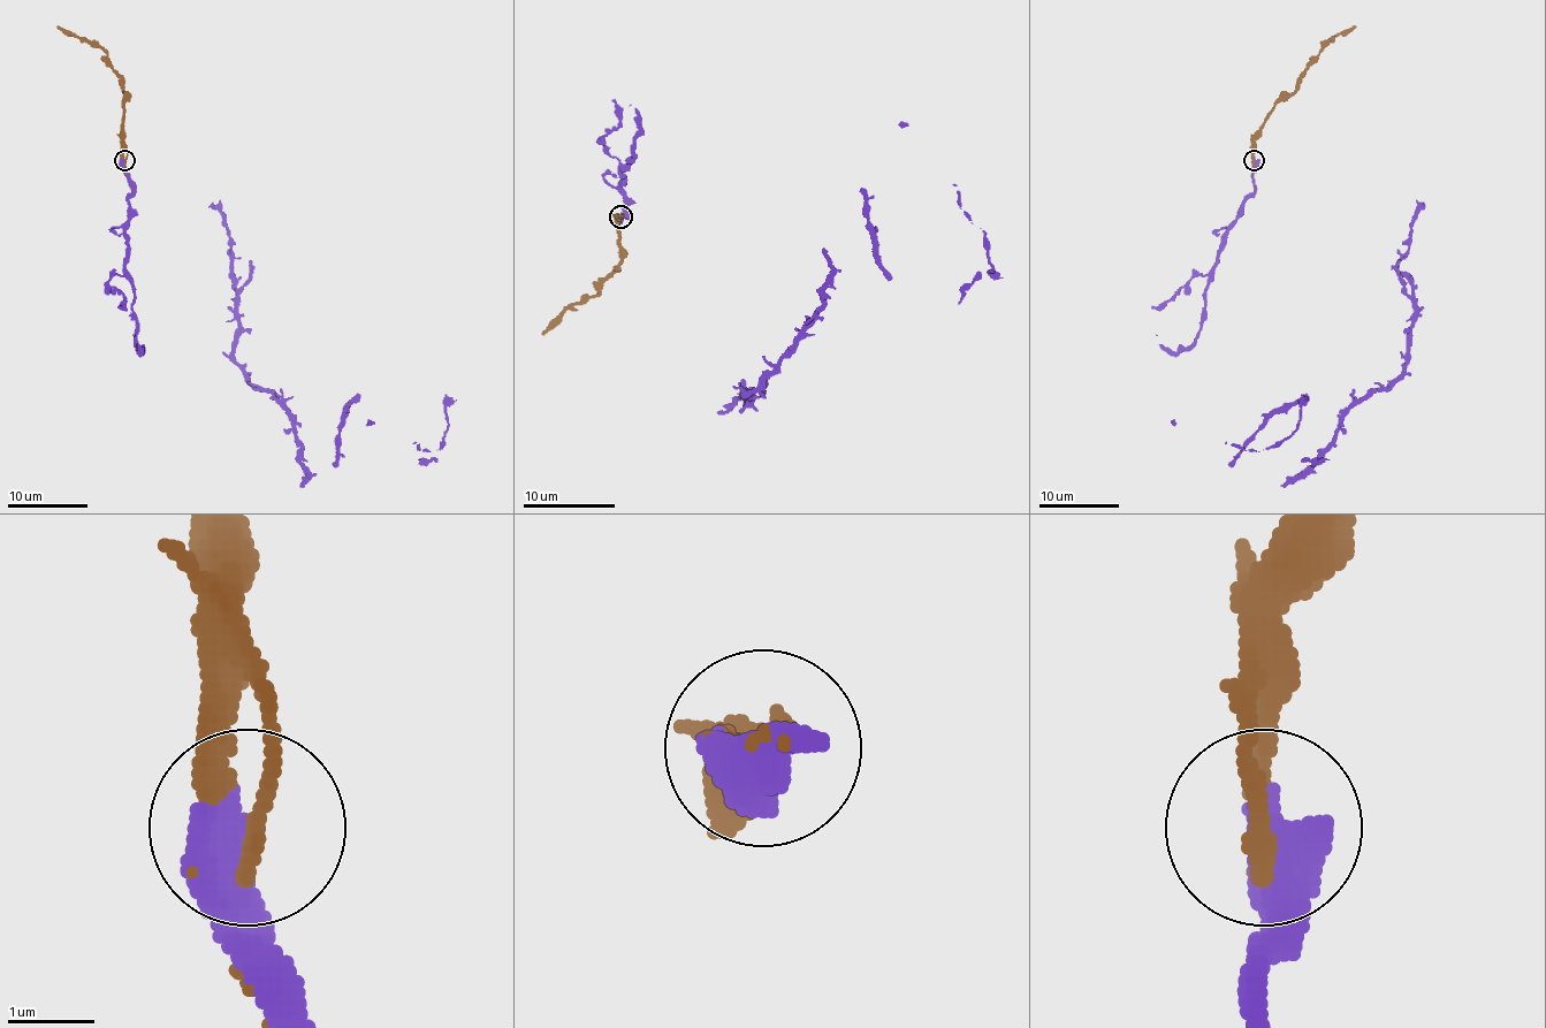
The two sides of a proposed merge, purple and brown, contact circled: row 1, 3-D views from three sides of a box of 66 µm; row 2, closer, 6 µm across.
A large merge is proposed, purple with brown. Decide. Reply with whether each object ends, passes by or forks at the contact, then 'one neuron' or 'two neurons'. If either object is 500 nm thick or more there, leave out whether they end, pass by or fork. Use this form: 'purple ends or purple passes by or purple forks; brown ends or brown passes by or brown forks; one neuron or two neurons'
one neuron

